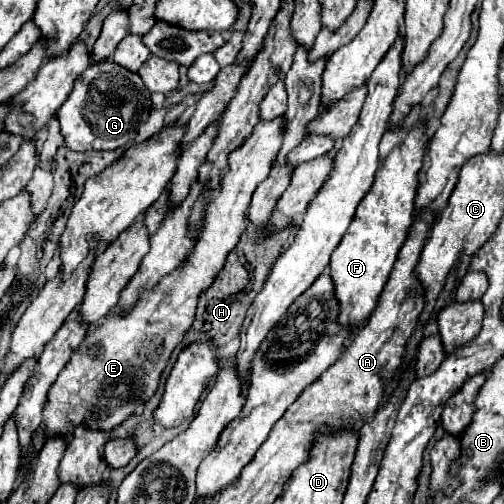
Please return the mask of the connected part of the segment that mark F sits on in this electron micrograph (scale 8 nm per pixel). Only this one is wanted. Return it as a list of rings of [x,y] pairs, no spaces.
[[[422,126],[412,128],[406,140],[386,156],[382,170],[376,172],[376,180],[368,190],[368,196],[356,208],[354,222],[350,224],[340,246],[330,260],[330,276],[334,282],[334,296],[338,300],[338,326],[348,328],[350,334],[362,326],[378,306],[380,294],[388,282],[398,250],[412,224],[414,198],[418,188],[418,170],[426,154],[426,130]]]

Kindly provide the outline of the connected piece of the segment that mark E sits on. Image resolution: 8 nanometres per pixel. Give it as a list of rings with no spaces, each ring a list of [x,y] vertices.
[[[284,116],[260,120],[254,132],[234,152],[230,152],[228,172],[222,176],[220,192],[214,196],[214,204],[210,204],[210,212],[204,222],[204,232],[186,264],[176,268],[170,276],[164,276],[152,292],[142,292],[142,300],[126,314],[126,318],[106,316],[96,324],[94,332],[90,328],[86,340],[80,344],[78,352],[48,392],[48,404],[42,412],[46,436],[70,436],[74,426],[80,422],[110,432],[132,416],[140,404],[146,404],[154,396],[172,350],[182,342],[182,336],[194,320],[198,292],[214,280],[214,272],[222,268],[228,252],[246,230],[246,208],[252,194],[258,184],[266,180],[284,142],[282,120]]]

